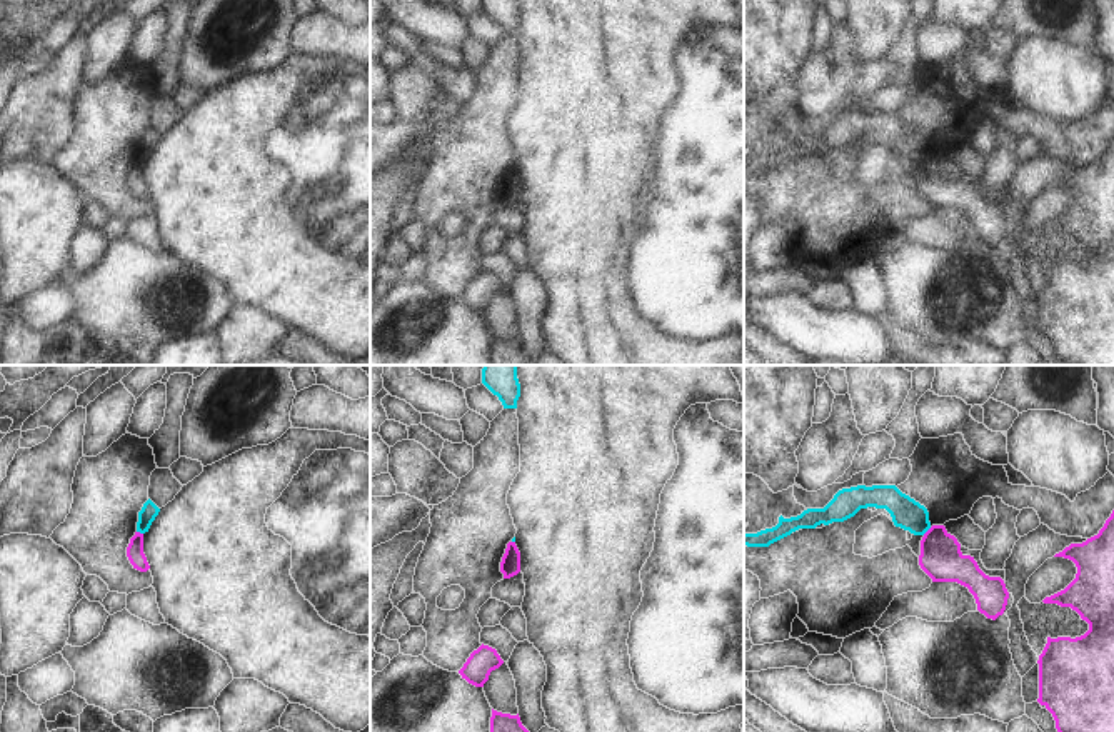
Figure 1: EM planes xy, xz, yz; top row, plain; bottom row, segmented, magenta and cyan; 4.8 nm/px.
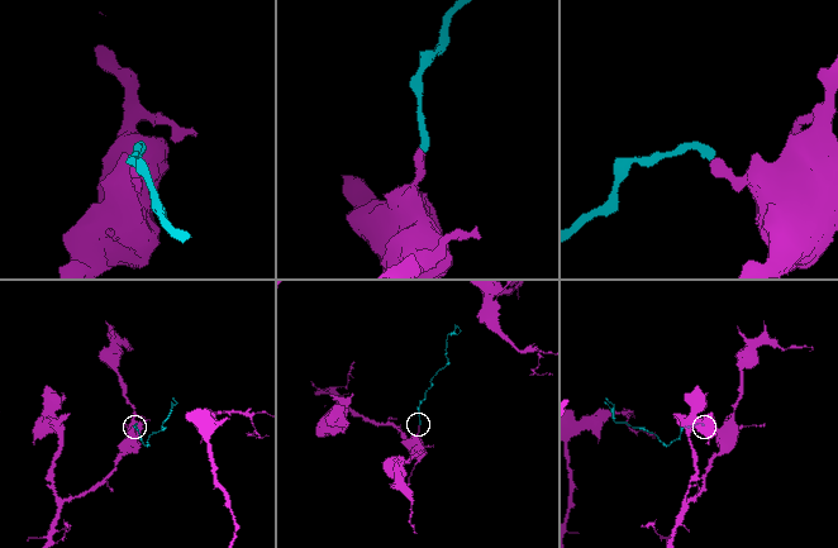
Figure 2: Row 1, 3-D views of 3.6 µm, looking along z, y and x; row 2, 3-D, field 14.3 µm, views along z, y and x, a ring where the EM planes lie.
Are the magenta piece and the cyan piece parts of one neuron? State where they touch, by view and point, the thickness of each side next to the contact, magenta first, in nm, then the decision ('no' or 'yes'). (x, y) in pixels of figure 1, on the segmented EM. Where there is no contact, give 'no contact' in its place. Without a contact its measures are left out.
yz (928, 531) | 200/150 nm | no

